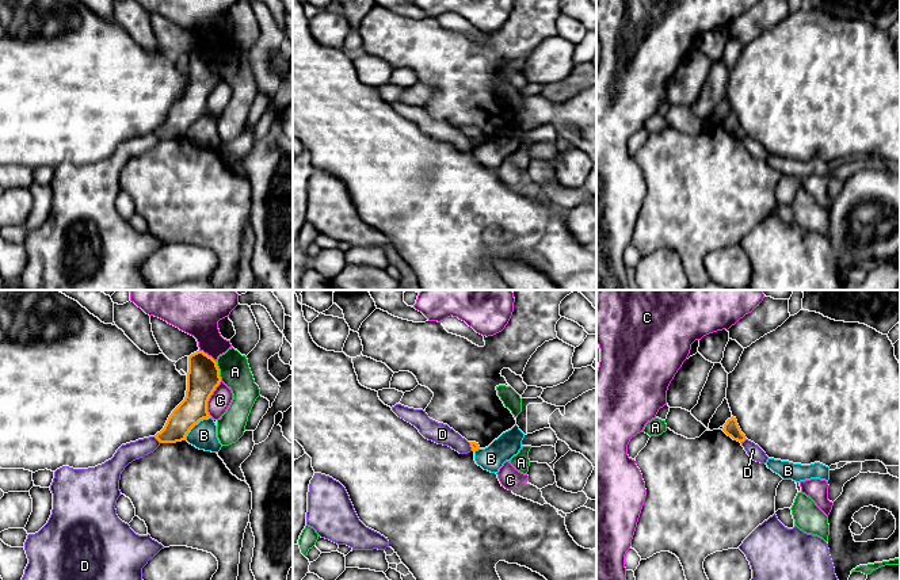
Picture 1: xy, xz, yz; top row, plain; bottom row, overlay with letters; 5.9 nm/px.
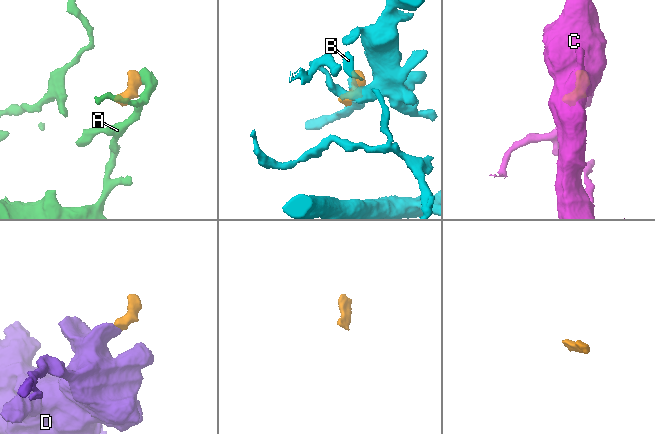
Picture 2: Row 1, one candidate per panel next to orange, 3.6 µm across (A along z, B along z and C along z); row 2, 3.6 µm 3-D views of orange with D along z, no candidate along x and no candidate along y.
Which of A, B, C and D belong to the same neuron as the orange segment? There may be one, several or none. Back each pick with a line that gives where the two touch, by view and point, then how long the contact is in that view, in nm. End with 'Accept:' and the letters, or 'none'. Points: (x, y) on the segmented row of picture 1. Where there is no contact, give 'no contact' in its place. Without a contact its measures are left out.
B: meets orange in xy at (195, 423); contact 220 nm long
Accept: B

